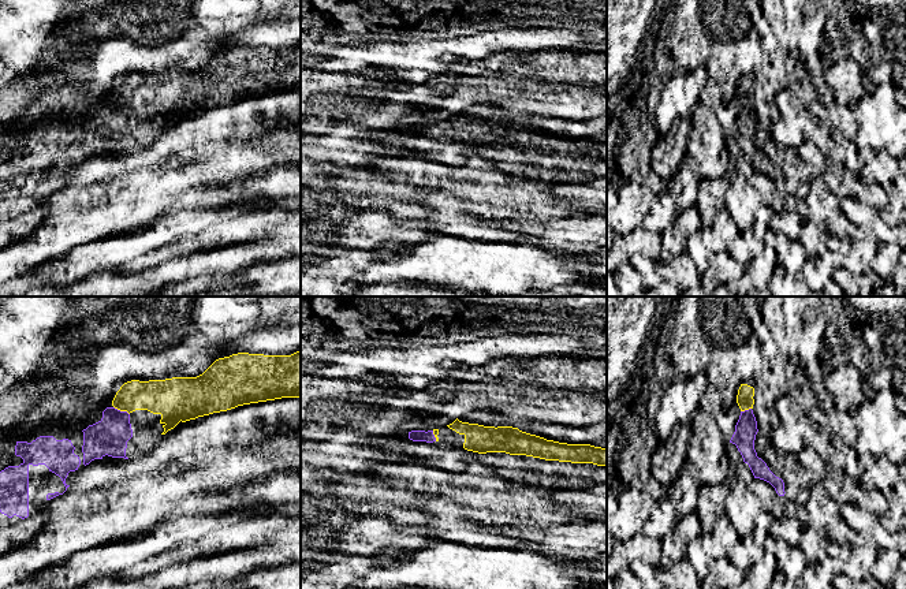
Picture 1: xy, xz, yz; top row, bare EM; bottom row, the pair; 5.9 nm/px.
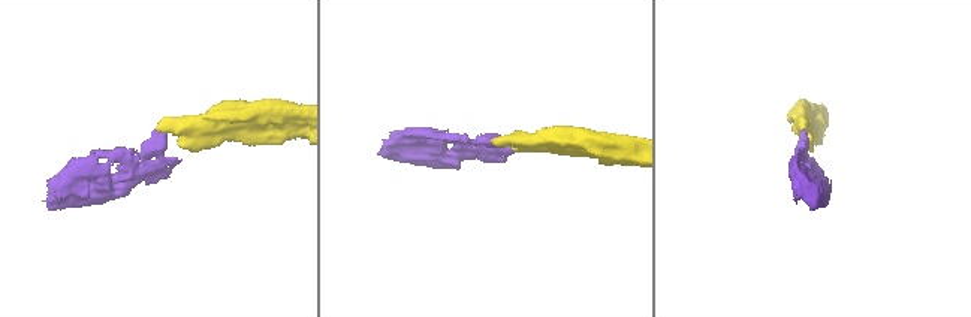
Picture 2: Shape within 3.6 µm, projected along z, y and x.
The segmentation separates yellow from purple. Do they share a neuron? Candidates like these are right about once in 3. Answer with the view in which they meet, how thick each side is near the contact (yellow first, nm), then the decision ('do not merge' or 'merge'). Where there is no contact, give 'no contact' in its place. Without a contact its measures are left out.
xy | 200/220 nm | merge

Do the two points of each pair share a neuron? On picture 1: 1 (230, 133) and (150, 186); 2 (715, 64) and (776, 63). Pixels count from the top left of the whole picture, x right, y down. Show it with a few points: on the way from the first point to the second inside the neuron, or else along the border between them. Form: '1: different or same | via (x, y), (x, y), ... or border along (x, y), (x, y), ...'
1: same | via (211, 148), (202, 149), (170, 181)
2: same | via (730, 59), (761, 59)

